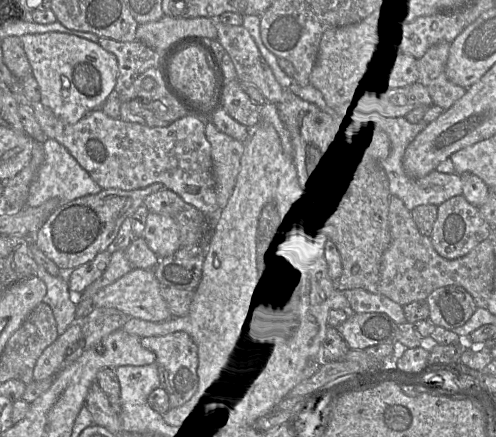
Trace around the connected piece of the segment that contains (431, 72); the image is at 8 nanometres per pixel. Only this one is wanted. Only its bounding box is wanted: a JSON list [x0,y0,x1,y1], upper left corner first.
[416,42,466,110]

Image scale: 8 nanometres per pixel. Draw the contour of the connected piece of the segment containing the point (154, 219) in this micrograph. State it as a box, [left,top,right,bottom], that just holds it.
[142,211,181,259]

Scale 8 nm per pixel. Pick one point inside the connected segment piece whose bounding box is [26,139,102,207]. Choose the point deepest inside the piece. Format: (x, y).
(61, 177)

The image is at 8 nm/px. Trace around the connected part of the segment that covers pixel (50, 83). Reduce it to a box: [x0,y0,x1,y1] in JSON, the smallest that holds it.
[20,32,118,124]

